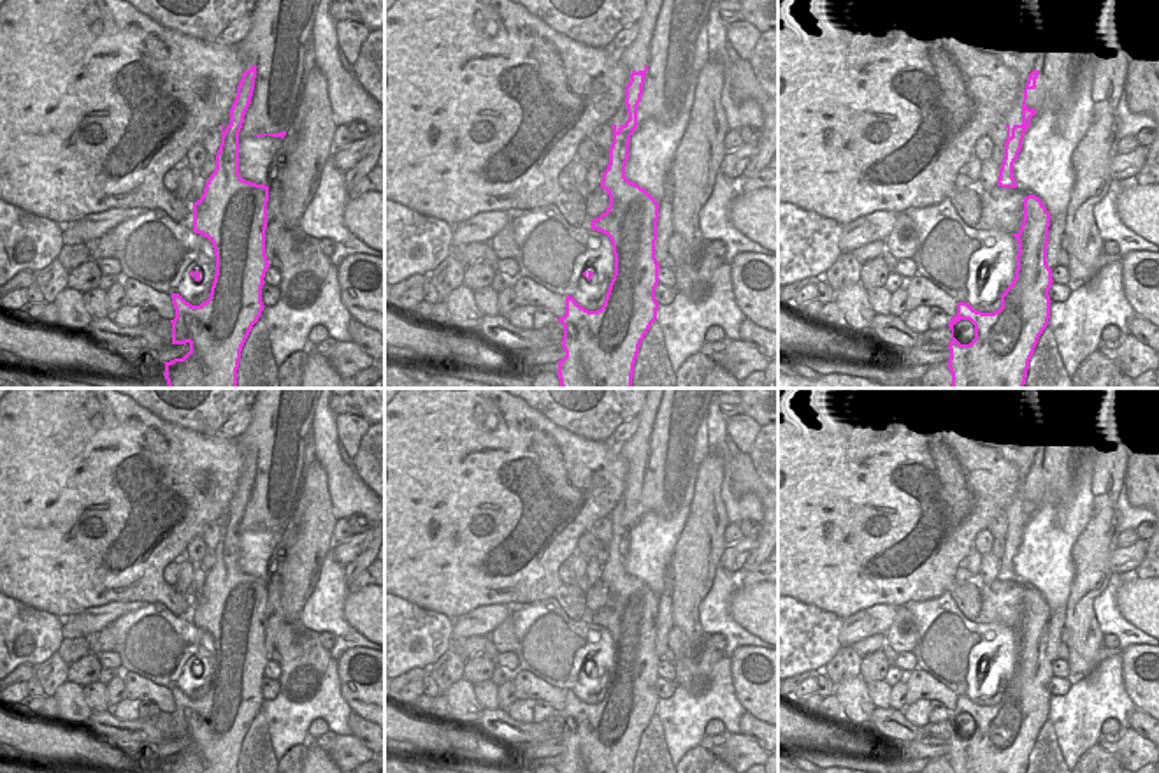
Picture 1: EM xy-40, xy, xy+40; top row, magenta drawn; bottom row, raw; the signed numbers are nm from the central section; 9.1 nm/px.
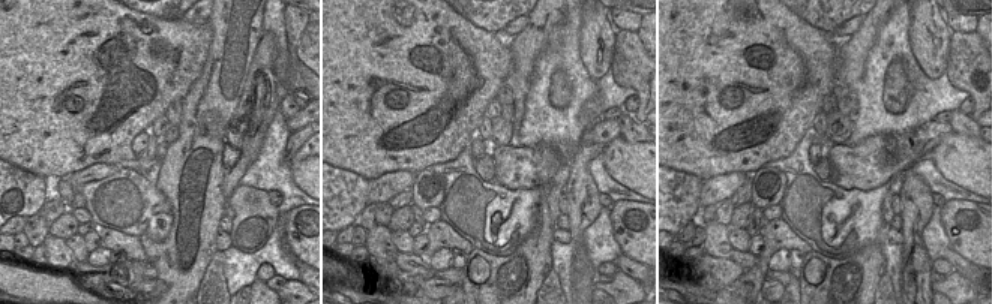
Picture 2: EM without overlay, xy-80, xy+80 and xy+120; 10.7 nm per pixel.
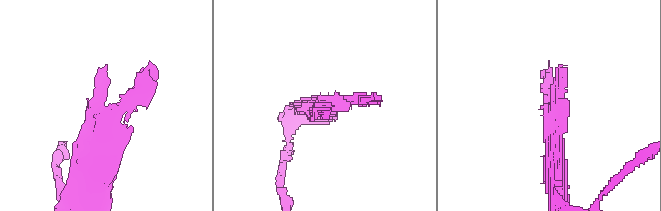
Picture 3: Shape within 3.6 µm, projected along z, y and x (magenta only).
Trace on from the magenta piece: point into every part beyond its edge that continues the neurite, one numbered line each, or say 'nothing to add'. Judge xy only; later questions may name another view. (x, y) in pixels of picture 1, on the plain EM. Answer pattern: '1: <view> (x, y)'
1: xy (673, 422)

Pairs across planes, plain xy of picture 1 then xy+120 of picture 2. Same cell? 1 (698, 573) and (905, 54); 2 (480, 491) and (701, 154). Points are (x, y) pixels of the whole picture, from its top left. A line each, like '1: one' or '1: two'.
1: two
2: one

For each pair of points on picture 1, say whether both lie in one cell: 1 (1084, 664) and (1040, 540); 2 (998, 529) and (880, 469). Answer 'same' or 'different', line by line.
1: different
2: different

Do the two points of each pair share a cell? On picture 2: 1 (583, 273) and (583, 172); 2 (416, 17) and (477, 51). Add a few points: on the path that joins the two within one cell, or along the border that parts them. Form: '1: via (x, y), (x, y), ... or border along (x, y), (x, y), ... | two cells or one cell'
1: via (580, 247), (581, 198) | one cell
2: via (431, 26), (452, 27), (462, 38) | one cell

